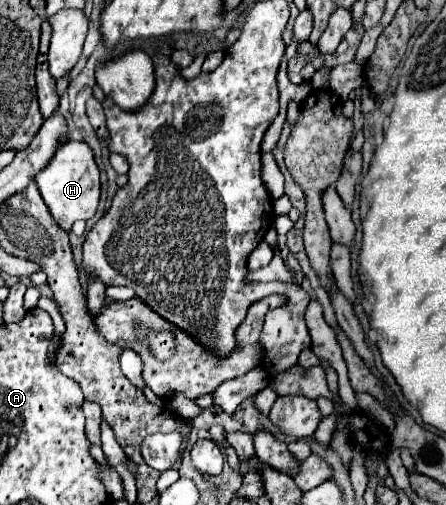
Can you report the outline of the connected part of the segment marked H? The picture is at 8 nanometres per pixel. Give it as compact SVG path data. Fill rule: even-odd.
M84 141L64 143L60 149L56 149L44 171L36 175L36 185L52 217L62 229L70 231L74 221L90 219L96 213L100 201L100 171L94 161L92 149Z

